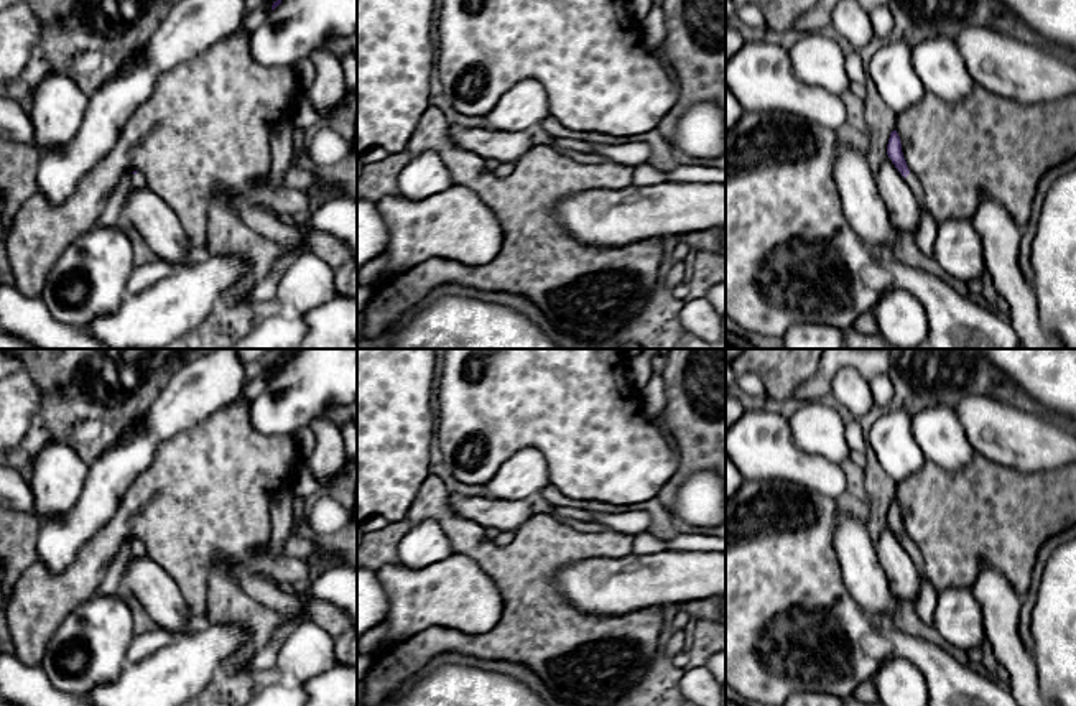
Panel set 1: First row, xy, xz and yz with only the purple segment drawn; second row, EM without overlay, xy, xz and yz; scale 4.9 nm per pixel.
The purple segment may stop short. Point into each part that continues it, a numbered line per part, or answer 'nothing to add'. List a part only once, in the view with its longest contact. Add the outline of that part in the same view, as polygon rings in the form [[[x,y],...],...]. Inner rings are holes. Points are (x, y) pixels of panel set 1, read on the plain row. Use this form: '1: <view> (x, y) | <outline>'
1: yz (927, 598) | [[[910,541],[905,546],[905,551],[915,561],[915,566],[920,573],[920,592],[918,592],[916,604],[915,604],[916,611],[923,622],[926,622],[928,625],[933,625],[933,615],[935,615],[935,607],[936,607],[936,601],[938,601],[938,592],[923,574],[923,558],[921,558],[921,553],[916,548],[916,545],[913,541]]]

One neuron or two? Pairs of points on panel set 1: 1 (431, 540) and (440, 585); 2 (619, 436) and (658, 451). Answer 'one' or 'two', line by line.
1: two
2: one

